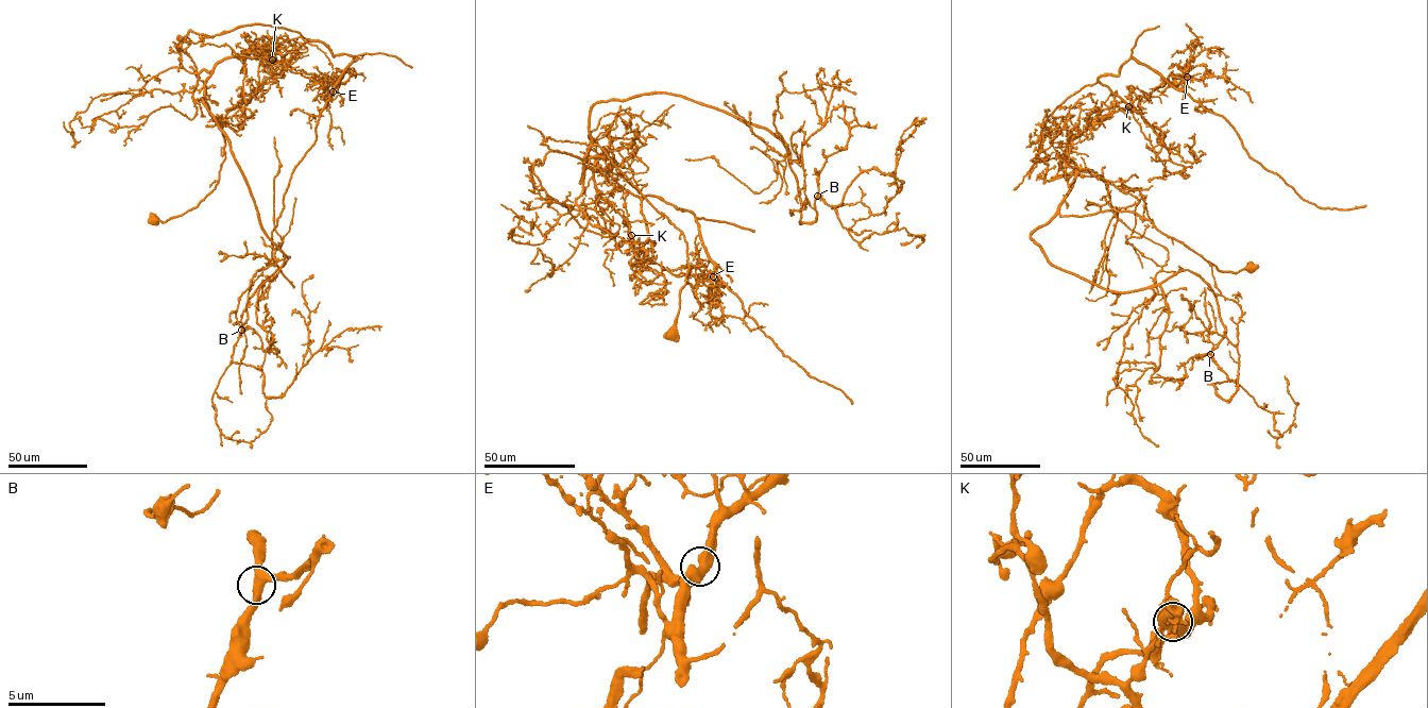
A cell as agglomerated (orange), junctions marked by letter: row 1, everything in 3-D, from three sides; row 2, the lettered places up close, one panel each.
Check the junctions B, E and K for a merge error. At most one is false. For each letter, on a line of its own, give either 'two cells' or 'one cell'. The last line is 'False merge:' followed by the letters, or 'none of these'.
B: one cell
E: one cell
K: two cells
False merge: K

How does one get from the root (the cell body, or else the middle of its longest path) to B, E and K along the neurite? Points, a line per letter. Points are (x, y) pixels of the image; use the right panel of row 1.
B: (1251, 267), (1219, 270), (1132, 212), (1058, 213), (1031, 234), (1108, 289), (1202, 277), (1225, 330), (1210, 354)
E: (1251, 267), (1219, 270), (1133, 212), (1059, 215), (1075, 174), (1070, 141), (1176, 73), (1187, 77)
K: (1251, 267), (1219, 270), (1133, 212), (1059, 215), (1075, 174), (1065, 154), (1069, 142), (1128, 106)

